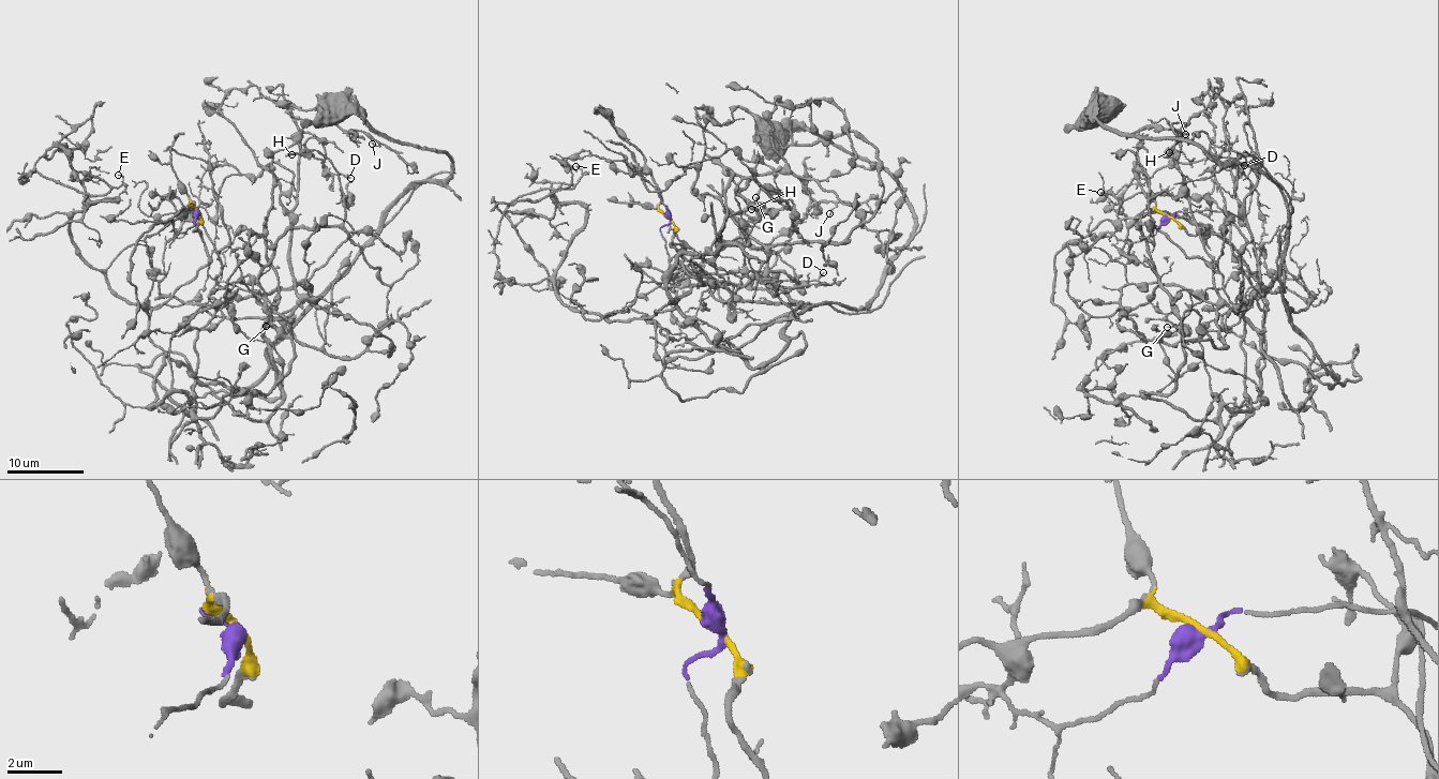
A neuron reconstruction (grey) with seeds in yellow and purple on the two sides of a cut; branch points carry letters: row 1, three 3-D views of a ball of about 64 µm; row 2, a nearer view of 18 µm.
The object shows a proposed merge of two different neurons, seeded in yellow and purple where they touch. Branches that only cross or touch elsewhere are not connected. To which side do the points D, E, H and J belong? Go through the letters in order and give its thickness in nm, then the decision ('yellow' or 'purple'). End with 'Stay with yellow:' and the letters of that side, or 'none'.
D: 170 nm | yellow
E: 120 nm | yellow
H: 120 nm | yellow
J: 140 nm | yellow
Stay with yellow: D, E, H, J

